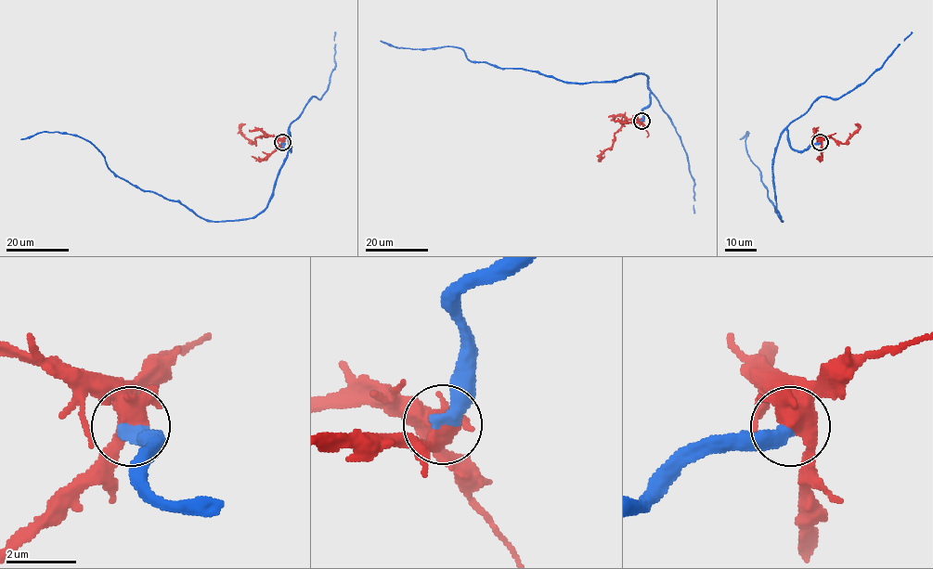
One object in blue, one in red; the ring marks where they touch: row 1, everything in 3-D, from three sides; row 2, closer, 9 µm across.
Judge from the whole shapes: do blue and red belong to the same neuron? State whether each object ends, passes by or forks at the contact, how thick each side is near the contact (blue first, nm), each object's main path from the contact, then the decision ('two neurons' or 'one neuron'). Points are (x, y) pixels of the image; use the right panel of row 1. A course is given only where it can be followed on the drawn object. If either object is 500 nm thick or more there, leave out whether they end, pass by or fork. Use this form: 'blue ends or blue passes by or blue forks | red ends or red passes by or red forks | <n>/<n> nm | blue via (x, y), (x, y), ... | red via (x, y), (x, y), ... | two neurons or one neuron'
blue ends | red forks | 480/440 nm | blue via (819, 142), (795, 150), (788, 132), (780, 135), (772, 178), (782, 221), (746, 153), (746, 131), (740, 139) | red via (820, 142), (819, 135), (830, 135), (844, 143), (858, 129), (855, 123) | one neuron

